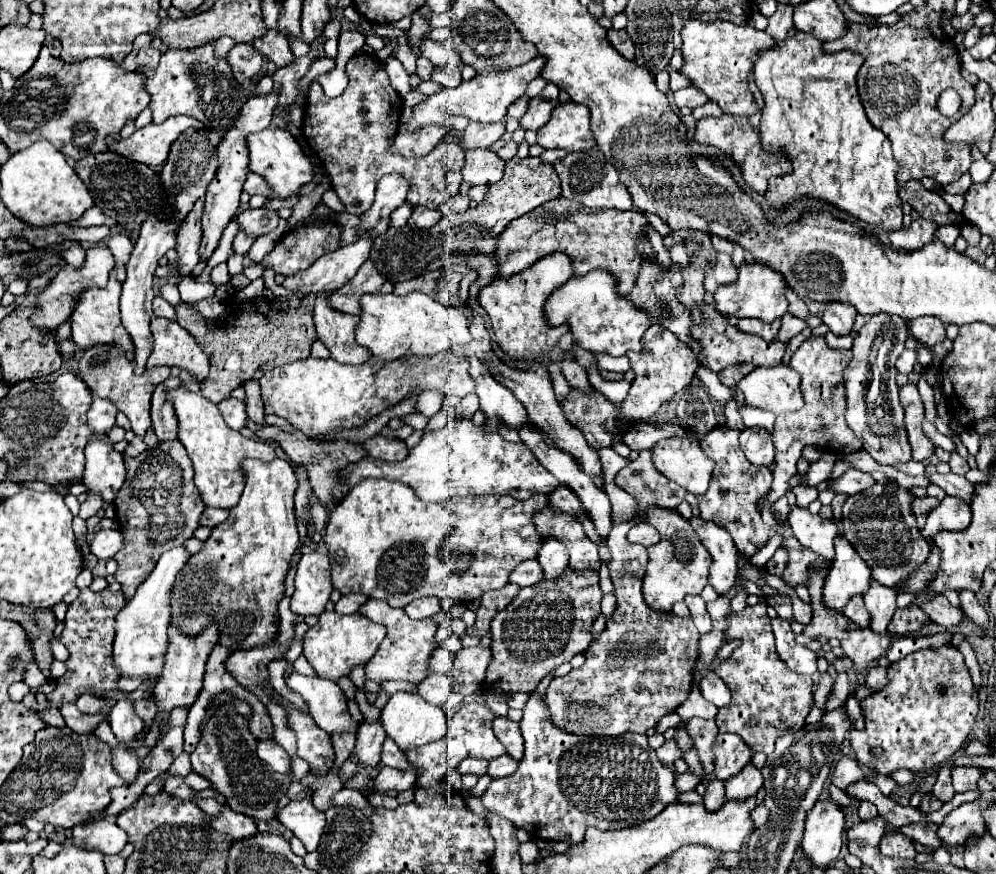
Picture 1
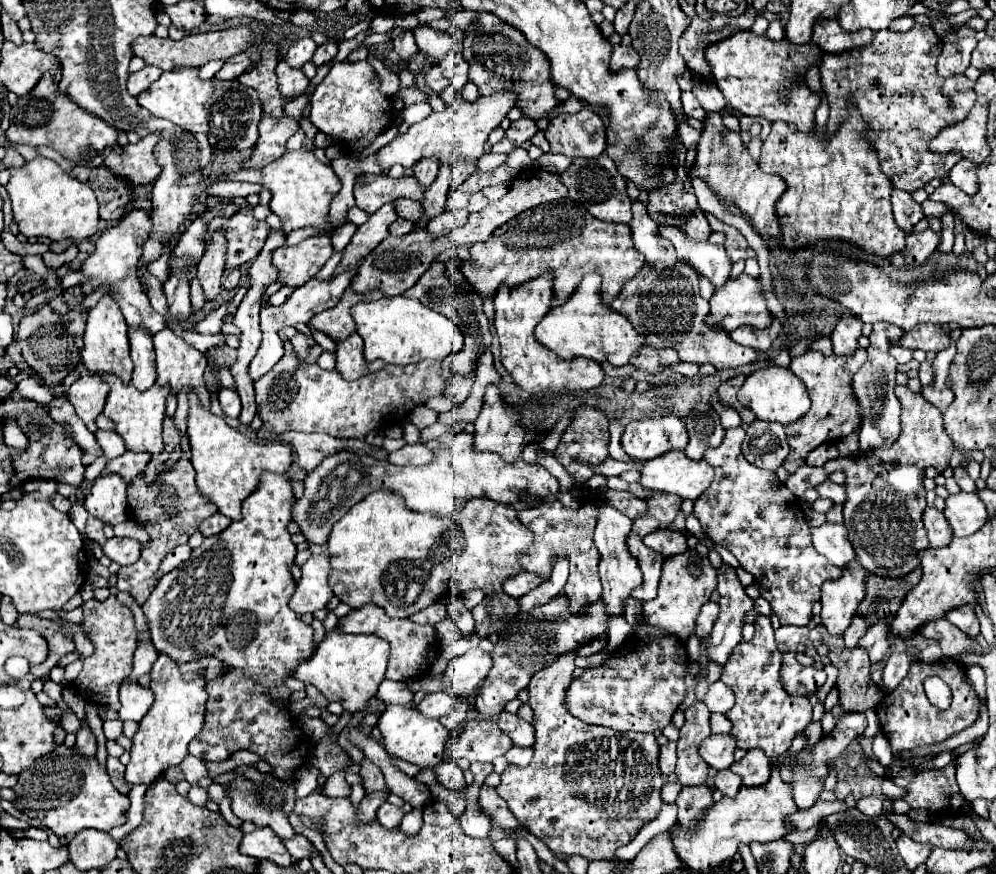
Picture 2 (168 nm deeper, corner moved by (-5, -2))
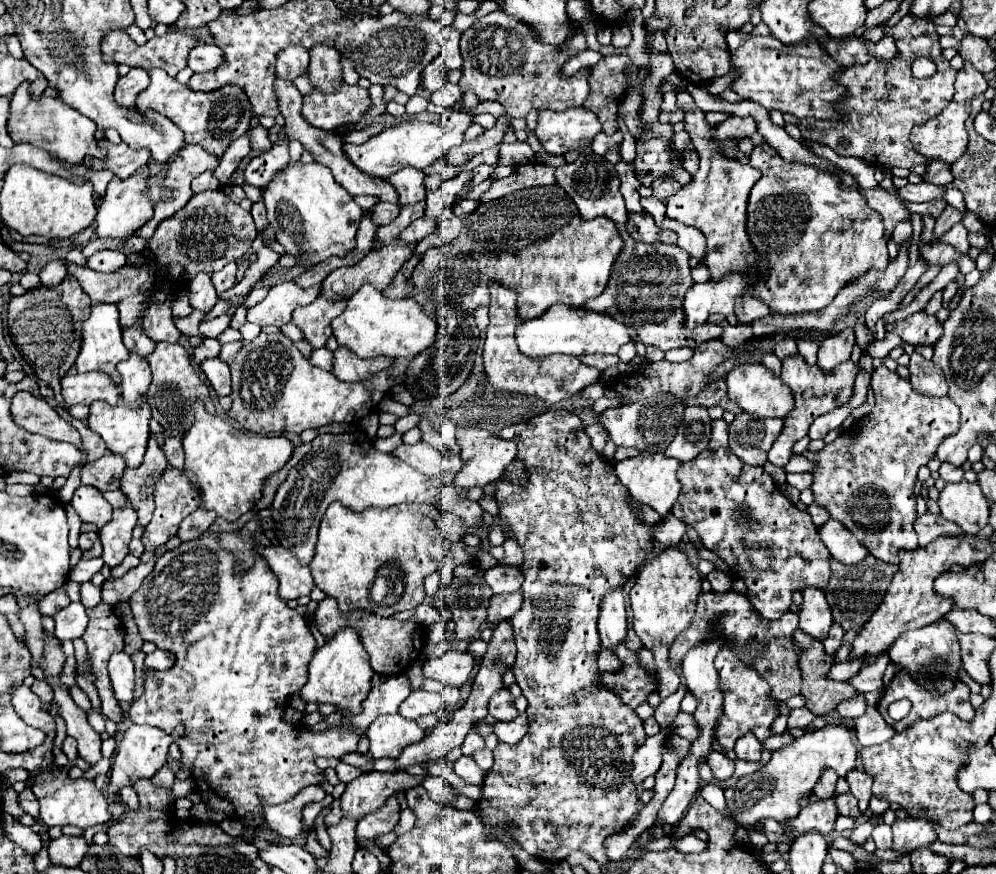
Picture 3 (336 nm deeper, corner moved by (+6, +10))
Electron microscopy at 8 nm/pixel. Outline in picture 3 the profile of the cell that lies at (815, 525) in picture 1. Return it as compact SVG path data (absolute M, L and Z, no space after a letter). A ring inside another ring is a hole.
M829 520L817 532L825 542L829 554L843 564L857 564L869 554L867 546L861 544L851 532L847 532L847 528L843 528L843 524L837 520Z

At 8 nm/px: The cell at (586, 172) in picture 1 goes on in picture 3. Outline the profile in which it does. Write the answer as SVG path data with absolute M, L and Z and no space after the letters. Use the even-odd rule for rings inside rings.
M595 154L581 156L573 164L559 166L555 170L555 178L557 178L557 184L577 204L579 216L583 220L591 220L591 218L597 218L597 216L605 216L605 218L611 218L615 224L625 224L627 222L625 200L623 200L623 196L619 192L619 176L615 172L615 166L609 164L605 158L595 156Z

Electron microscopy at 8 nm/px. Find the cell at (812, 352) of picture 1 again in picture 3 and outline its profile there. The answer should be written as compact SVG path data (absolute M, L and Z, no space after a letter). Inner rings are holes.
M799 354L785 358L783 370L781 370L781 380L783 380L783 384L787 384L791 388L791 394L795 398L795 408L785 418L785 428L783 428L781 436L775 440L773 448L768 452L768 461L783 468L792 455L793 444L807 436L811 422L817 416L823 416L827 412L831 412L833 408L849 402L849 398L853 396L855 376L857 376L857 364L853 364L851 360L839 364L839 368L835 368L831 374L823 374L823 372L819 372L819 366L805 364L805 360Z

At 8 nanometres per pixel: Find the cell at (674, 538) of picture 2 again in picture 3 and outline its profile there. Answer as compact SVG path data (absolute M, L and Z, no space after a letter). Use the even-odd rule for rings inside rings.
M673 514L665 516L663 524L655 526L655 540L661 542L663 546L677 546L683 536L687 534L687 524L683 524L679 518L675 518Z

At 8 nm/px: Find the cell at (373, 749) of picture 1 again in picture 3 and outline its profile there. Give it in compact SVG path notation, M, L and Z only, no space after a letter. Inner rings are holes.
M371 772L351 780L341 796L343 816L351 816L359 822L363 816L383 808L387 798L395 790L409 790L419 786L423 776L411 776L405 772L405 786L399 786L399 774L393 772Z

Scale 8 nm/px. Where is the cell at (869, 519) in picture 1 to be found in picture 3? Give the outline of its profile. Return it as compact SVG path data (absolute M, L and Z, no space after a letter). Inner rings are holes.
M879 366L871 376L871 386L875 390L875 406L867 414L867 418L855 422L853 428L841 430L839 438L833 442L833 448L825 446L821 452L813 454L809 460L815 464L811 490L815 496L815 504L825 508L833 520L839 520L849 532L853 532L871 554L883 562L897 564L897 552L899 550L915 550L917 546L909 548L911 542L907 540L907 532L911 530L911 522L917 518L915 512L915 482L917 482L917 470L925 466L933 456L937 446L951 434L959 430L959 408L949 400L949 396L935 398L917 392L909 380L901 378L897 372ZM871 418L871 422L869 422ZM857 430L875 430L875 436L863 434L857 440ZM871 438L875 440L875 448L867 448L871 444Z

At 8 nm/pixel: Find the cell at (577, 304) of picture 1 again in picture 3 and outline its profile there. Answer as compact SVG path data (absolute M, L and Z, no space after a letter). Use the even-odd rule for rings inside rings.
M555 304L539 318L527 320L517 326L515 340L519 352L529 356L531 360L551 356L551 354L567 354L567 356L585 356L585 354L617 354L617 350L631 342L627 328L607 314L587 312L581 308L569 308L563 304Z

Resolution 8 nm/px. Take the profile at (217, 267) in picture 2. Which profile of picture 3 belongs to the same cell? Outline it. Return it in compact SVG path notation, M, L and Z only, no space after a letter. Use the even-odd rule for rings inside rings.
M201 272L189 282L189 304L195 310L211 312L213 306L217 304L217 300L219 300L219 296L211 284L211 274Z

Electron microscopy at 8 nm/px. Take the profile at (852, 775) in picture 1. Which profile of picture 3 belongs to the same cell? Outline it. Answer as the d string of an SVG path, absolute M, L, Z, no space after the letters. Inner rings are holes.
M825 770L823 776L819 778L819 782L815 784L815 790L813 790L815 798L819 798L819 800L833 798L833 796L835 796L835 784L837 784L837 778L839 778L839 776L837 776L835 772Z

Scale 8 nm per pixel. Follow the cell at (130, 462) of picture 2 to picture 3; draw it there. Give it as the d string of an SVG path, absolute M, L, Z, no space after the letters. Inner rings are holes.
M107 452L103 458L83 466L81 484L93 486L101 492L119 490L119 480L121 480L123 470L125 470L125 462L119 456Z

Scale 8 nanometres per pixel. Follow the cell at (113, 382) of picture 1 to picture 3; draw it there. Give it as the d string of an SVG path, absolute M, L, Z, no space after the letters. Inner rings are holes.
M95 402L91 404L91 412L87 418L87 426L101 434L101 438L107 444L107 450L111 454L117 454L125 460L127 468L137 468L143 460L145 448L147 448L147 440L149 440L149 420L151 420L151 410L149 404L143 404L143 408L139 410L131 410L127 408L123 402L117 404L117 408L105 404L105 402Z

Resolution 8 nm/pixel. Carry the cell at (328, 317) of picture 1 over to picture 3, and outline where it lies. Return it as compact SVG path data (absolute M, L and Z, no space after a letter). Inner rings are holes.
M339 346L335 352L335 368L333 374L343 380L343 382L359 382L359 380L367 380L371 378L375 372L387 370L393 364L391 358L369 358L369 360L361 360L357 358L349 348Z

